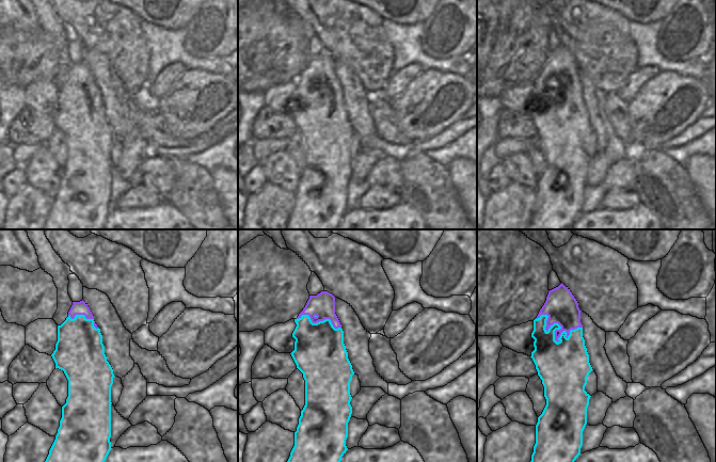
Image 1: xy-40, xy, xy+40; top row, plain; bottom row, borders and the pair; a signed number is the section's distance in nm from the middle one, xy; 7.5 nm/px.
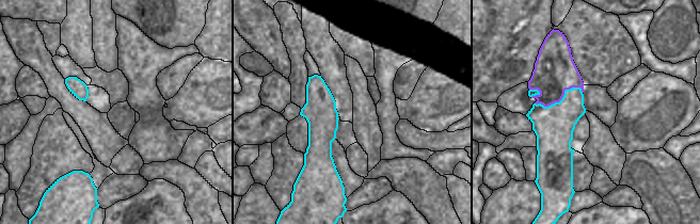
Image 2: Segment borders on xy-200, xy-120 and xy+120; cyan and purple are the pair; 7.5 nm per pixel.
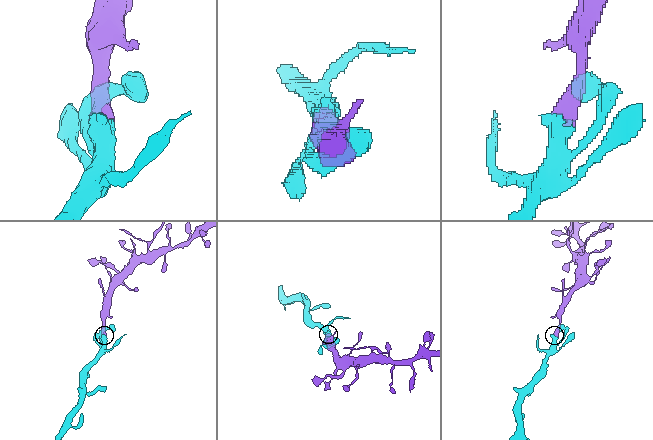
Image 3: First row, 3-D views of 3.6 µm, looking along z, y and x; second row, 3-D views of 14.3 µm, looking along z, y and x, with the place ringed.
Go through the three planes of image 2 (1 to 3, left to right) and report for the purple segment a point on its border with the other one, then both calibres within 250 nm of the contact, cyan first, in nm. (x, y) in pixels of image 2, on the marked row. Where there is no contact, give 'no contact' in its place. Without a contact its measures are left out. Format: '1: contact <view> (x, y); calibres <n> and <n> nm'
1: no contact
2: no contact
3: contact xy+120 (562, 98); calibres 300 and 320 nm

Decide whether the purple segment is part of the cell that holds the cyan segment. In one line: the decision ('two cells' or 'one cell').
one cell

